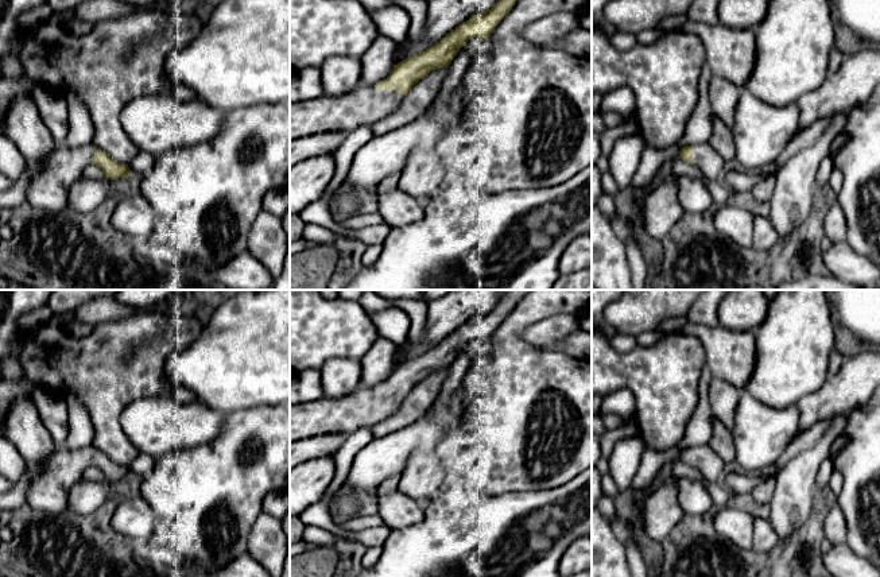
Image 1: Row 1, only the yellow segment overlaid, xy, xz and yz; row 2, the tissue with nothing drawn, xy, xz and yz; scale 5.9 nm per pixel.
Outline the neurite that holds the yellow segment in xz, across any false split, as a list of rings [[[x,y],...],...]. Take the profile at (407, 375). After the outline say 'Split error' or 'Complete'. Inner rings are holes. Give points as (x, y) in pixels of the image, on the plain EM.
[[[503,290],[501,299],[491,311],[472,318],[426,353],[407,359],[373,388],[360,387],[342,398],[290,404],[290,442],[326,434],[349,435],[389,418],[419,382],[431,372],[449,369],[469,341],[488,342],[495,329],[528,291]]]. Split error

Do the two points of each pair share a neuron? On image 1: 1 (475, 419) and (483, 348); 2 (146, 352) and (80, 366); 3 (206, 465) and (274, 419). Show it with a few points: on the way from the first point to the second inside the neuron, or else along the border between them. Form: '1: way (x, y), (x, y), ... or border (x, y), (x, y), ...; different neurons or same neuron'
1: border (484, 356), (476, 360); different neurons
2: way (130, 355), (113, 366), (96, 366); same neuron
3: way (223, 459), (245, 436), (251, 432), (258, 432); same neuron

